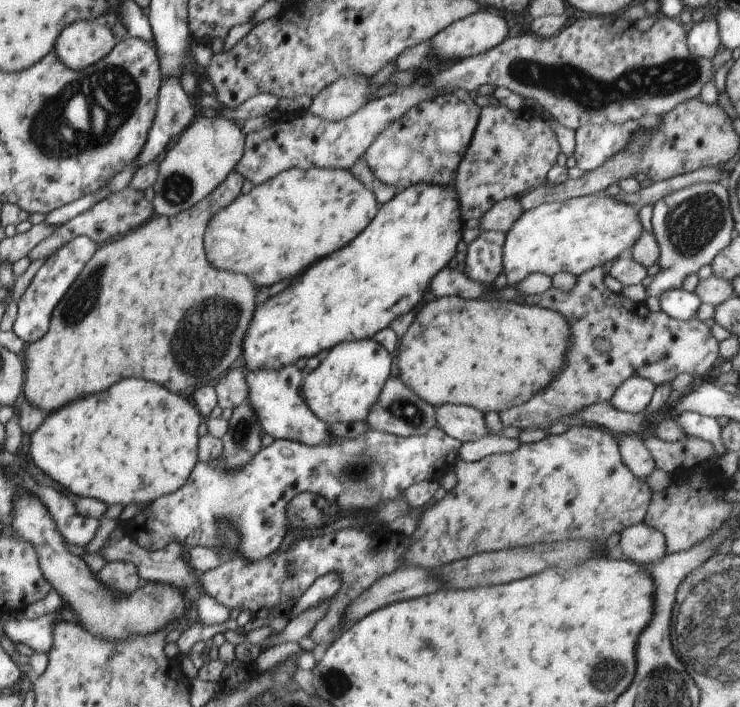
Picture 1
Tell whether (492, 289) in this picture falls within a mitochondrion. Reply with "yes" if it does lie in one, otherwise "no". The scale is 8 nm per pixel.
no

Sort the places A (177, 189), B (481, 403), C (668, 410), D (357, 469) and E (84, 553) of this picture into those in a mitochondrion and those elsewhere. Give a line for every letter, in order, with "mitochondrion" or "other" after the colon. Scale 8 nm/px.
A: mitochondrion
B: other
C: other
D: mitochondrion
E: other

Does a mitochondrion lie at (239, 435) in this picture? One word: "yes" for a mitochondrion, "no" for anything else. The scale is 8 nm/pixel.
yes

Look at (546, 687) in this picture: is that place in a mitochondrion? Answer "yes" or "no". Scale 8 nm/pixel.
no

